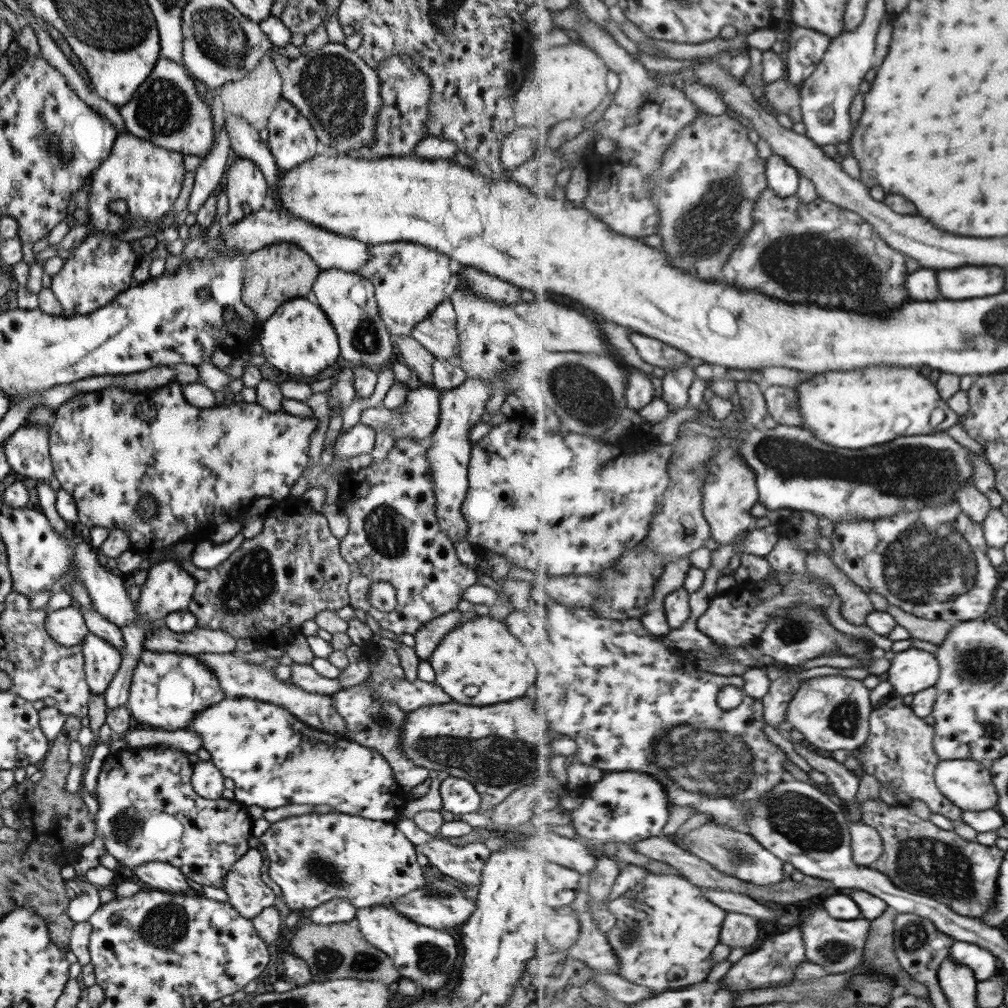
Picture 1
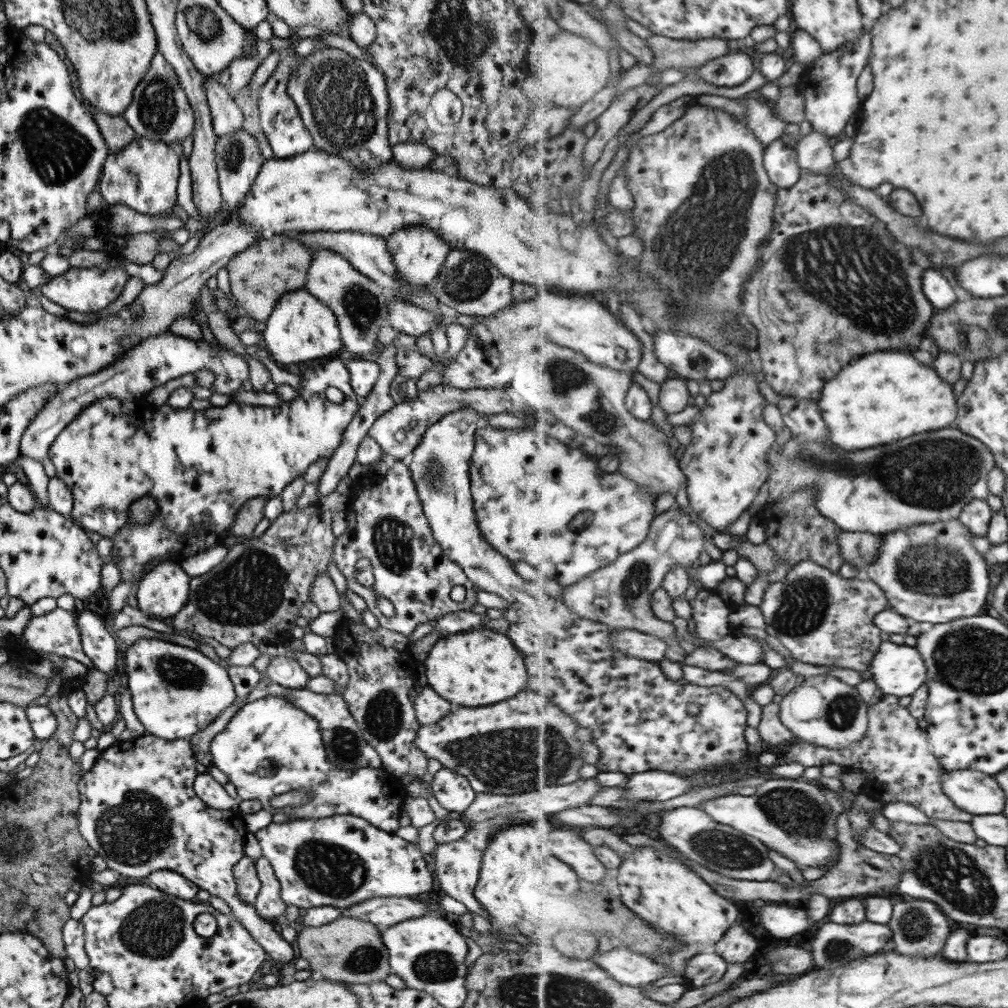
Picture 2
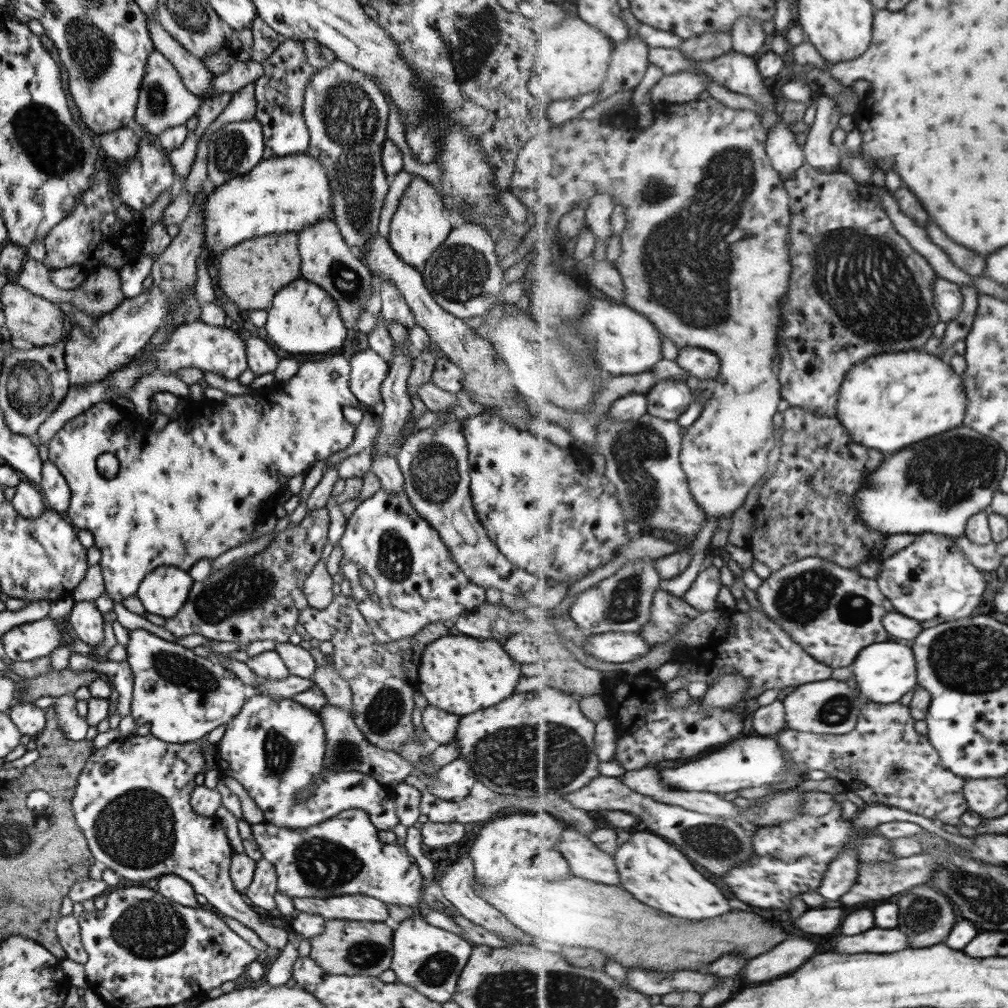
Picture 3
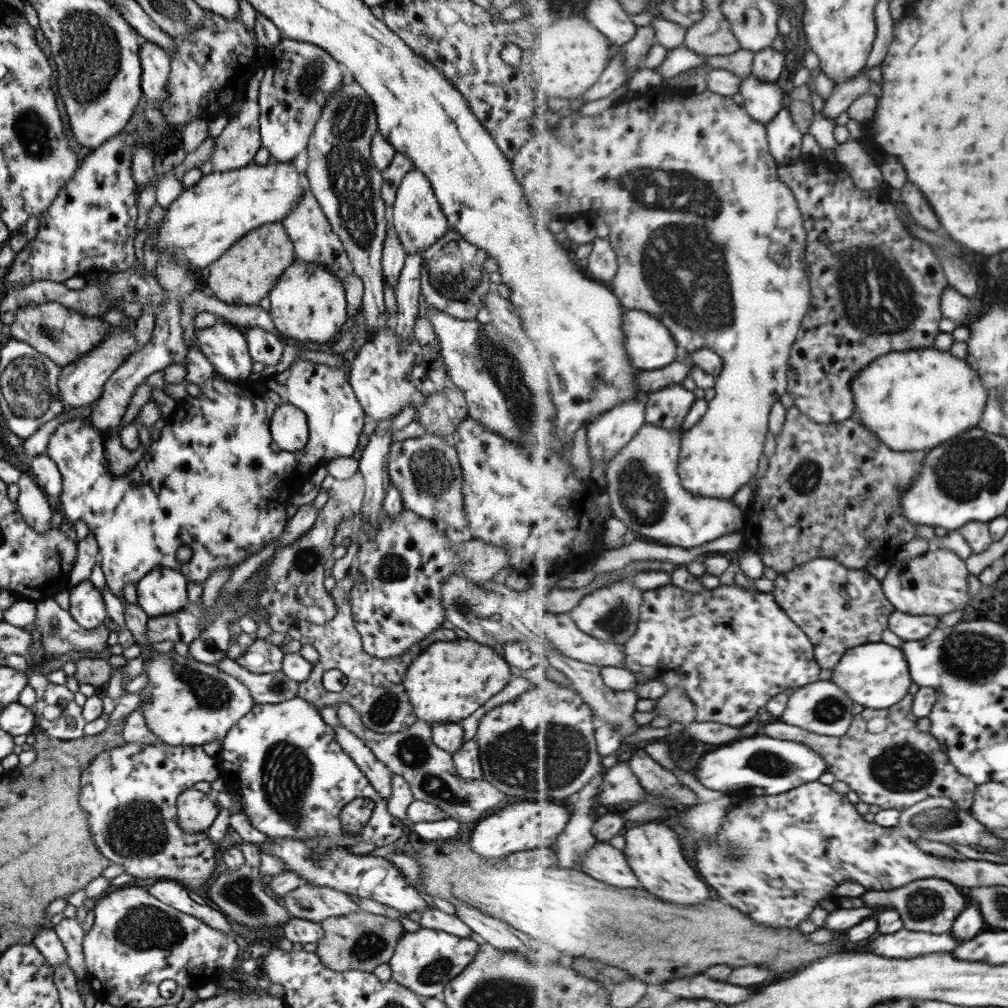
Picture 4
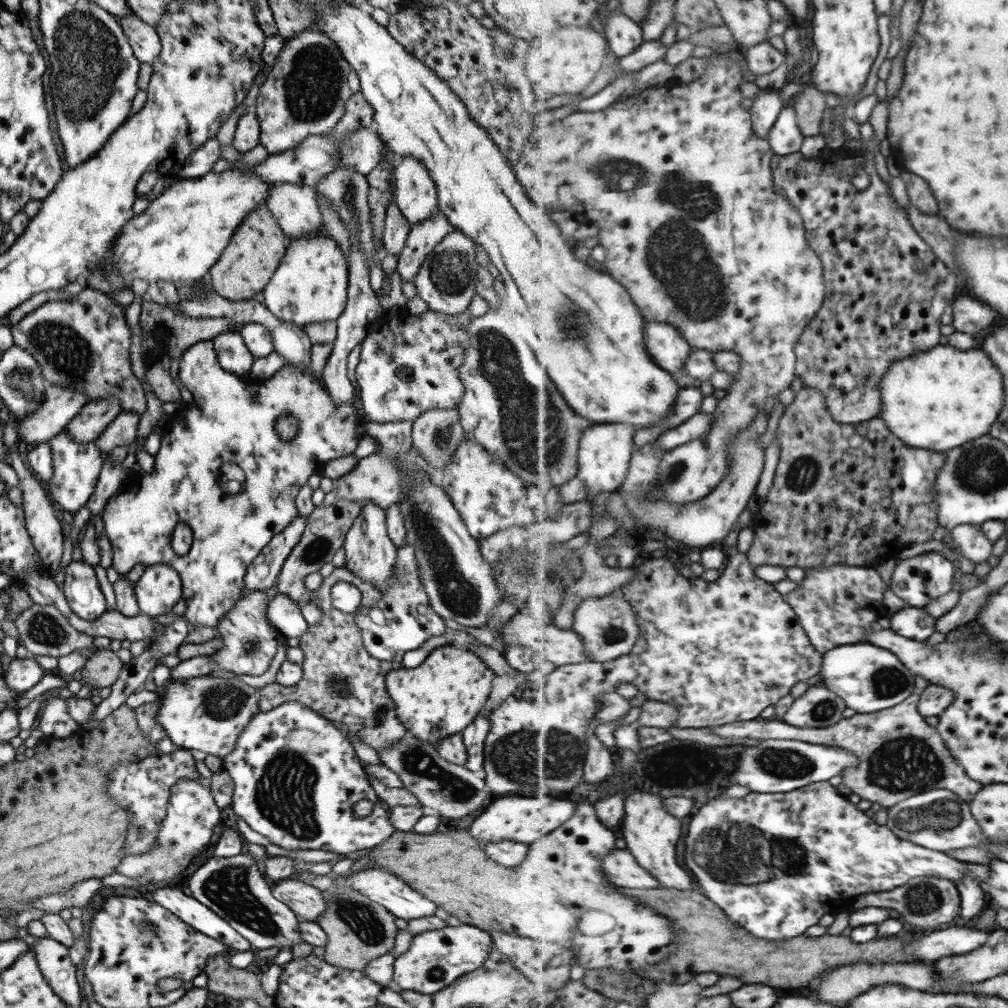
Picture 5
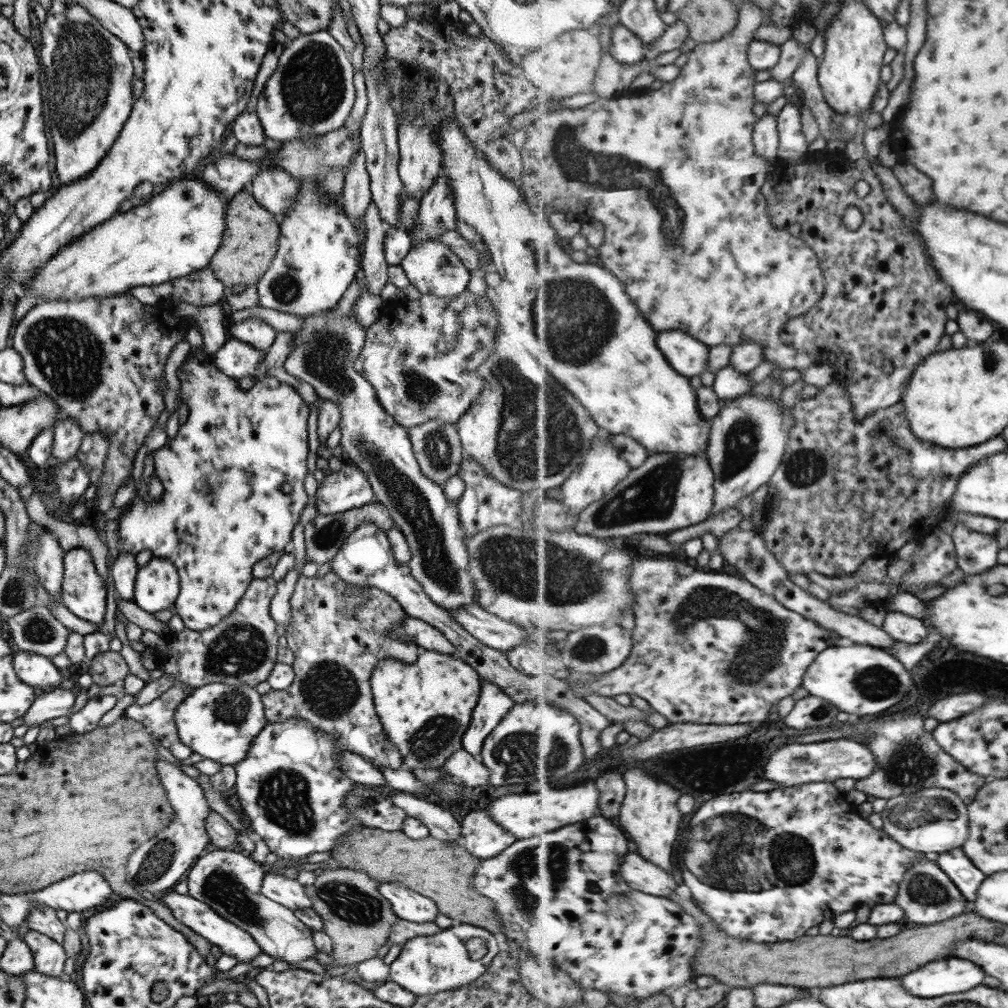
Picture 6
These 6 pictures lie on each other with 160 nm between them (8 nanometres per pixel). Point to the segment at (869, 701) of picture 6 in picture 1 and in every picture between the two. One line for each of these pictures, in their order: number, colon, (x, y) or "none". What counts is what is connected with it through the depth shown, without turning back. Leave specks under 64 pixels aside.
1: (913, 670)
2: (899, 670)
3: (884, 672)
4: (876, 675)
5: (870, 678)

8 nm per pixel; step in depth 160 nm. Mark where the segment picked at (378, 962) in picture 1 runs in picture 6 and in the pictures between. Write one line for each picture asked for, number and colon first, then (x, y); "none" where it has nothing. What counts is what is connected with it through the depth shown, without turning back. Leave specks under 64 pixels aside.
2: (350, 950)
3: (345, 947)
4: (360, 941)
5: (358, 930)
6: (357, 921)

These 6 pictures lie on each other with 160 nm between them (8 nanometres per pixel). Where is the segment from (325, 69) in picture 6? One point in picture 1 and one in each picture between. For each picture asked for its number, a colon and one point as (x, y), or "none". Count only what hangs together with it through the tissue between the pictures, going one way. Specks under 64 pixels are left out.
1: (291, 140)
2: (280, 122)
3: (278, 92)
4: (299, 77)
5: (304, 94)

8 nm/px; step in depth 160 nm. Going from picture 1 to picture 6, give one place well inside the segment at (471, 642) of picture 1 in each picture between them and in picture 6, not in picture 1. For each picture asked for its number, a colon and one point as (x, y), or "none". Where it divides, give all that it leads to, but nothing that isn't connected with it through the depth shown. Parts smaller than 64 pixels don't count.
2: (479, 667)
3: (459, 674)
4: (449, 679)
5: (439, 697)
6: (424, 707)

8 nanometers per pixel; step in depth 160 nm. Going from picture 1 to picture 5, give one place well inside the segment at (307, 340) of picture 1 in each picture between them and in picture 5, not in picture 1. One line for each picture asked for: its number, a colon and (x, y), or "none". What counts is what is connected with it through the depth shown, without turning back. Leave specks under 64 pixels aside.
2: (299, 328)
3: (302, 319)
4: (307, 303)
5: (308, 286)

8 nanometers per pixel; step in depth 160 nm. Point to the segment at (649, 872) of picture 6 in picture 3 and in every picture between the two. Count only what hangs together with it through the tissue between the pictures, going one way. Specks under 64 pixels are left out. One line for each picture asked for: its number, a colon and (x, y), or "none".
3: (586, 861)
4: (605, 863)
5: (623, 870)

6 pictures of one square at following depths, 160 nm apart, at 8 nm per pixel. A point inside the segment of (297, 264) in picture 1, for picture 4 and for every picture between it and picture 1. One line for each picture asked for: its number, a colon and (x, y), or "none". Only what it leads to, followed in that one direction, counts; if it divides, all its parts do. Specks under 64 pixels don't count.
2: (258, 276)
3: (250, 273)
4: (243, 275)

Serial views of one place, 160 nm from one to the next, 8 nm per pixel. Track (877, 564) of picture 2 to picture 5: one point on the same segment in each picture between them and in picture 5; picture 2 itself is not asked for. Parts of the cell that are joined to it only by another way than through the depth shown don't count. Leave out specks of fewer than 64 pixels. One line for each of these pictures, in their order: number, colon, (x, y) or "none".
3: (932, 578)
4: (935, 583)
5: (920, 579)

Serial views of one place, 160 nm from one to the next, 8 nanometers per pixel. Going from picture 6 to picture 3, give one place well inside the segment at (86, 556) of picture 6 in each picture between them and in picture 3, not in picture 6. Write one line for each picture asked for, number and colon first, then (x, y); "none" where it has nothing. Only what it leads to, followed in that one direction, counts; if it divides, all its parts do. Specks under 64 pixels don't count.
3: (85, 620)
4: (85, 604)
5: (80, 588)

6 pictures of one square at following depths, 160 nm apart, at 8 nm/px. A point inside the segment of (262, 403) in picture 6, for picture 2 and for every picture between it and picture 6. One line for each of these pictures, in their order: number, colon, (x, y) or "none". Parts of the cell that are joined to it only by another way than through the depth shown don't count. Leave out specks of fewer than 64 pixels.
2: (201, 464)
3: (201, 485)
4: (213, 481)
5: (231, 519)

